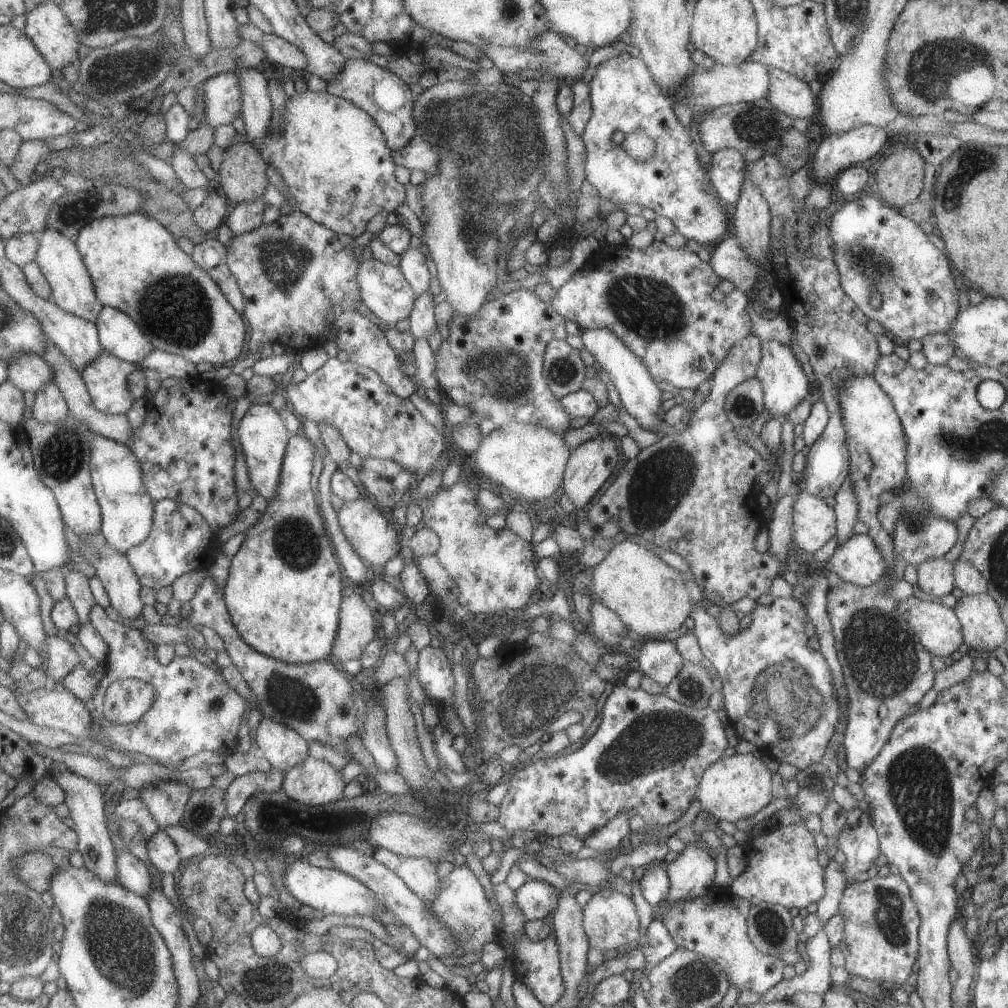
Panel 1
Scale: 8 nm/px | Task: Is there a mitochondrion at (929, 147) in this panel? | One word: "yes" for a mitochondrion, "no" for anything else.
no

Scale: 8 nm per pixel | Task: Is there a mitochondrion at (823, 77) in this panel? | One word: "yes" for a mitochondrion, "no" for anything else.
no

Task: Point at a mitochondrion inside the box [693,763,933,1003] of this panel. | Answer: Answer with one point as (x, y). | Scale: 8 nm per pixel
(890, 914)

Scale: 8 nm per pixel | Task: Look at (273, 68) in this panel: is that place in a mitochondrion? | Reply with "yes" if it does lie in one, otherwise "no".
no

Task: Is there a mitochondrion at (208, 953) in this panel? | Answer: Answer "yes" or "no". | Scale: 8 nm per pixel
no

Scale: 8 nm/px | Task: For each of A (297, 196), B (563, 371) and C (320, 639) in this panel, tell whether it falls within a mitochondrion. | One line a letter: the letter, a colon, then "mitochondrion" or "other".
A: other
B: mitochondrion
C: other

